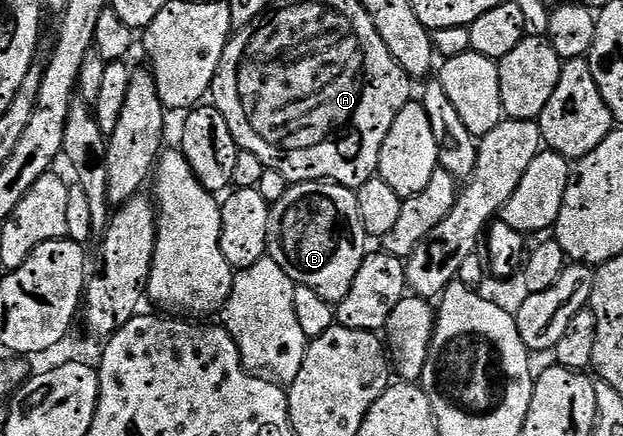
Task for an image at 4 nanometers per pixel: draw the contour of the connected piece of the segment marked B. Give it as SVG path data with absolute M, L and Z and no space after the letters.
M321 181L318 183L294 183L287 193L271 208L268 216L268 250L267 254L292 279L293 284L314 289L318 297L327 303L338 305L350 293L350 285L354 285L354 277L358 277L358 269L370 254L370 236L362 225L362 217L358 213L356 192L351 187L340 183Z

